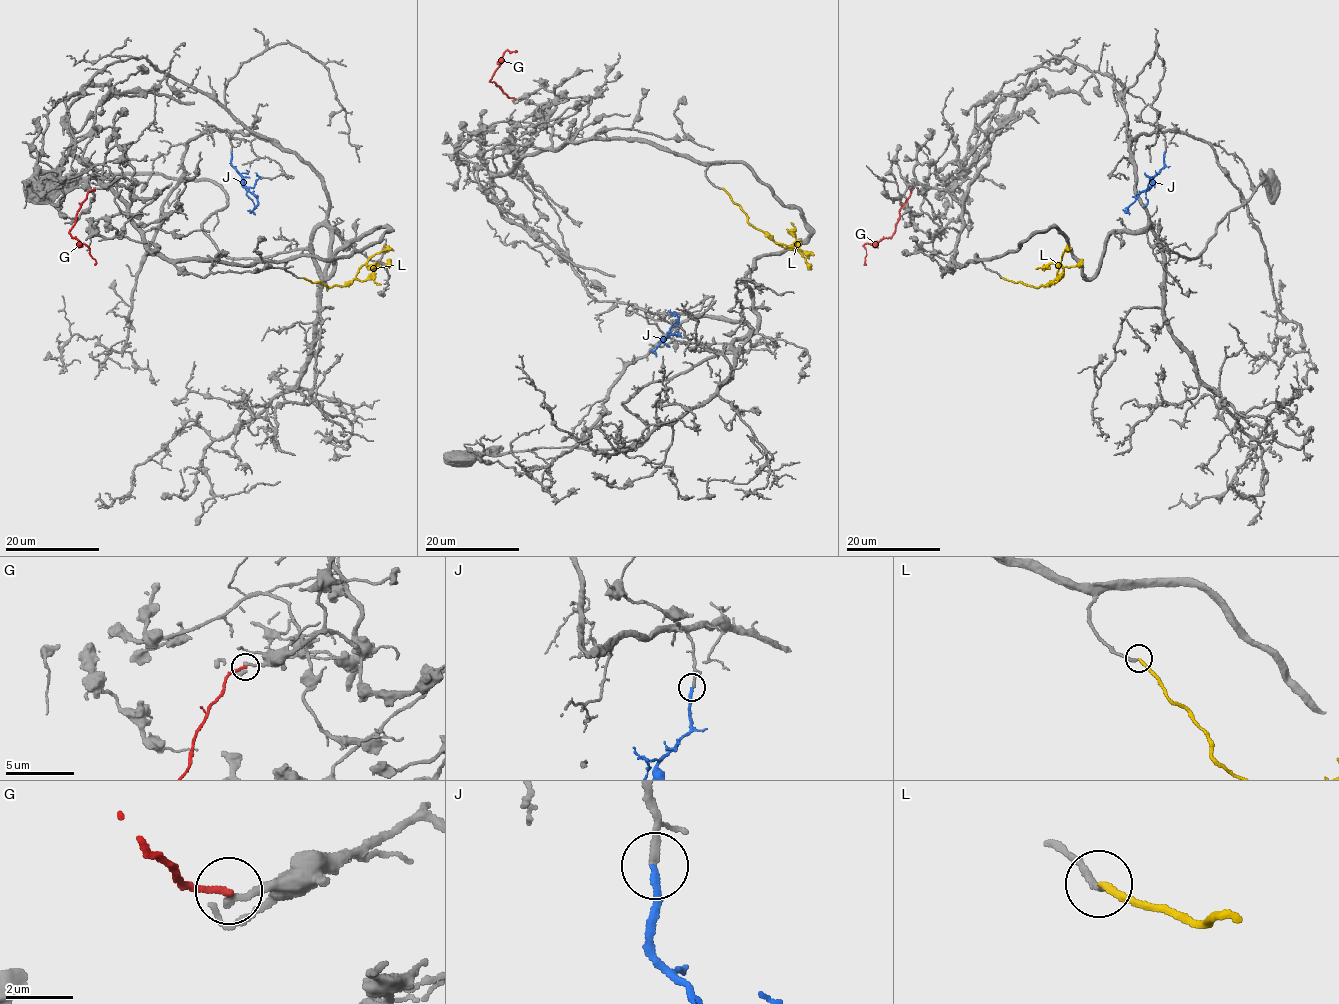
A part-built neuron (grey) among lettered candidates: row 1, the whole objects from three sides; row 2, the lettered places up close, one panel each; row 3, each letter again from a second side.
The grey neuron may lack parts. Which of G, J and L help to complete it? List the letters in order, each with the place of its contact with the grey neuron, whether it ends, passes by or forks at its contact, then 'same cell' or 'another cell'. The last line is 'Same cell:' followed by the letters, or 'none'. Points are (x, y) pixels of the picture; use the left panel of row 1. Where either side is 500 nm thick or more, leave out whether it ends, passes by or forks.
G: (94, 189) | it ends | another cell
J: (231, 152) | it ends | same cell
L: (302, 277) | it ends | same cell
Same cell: J, L

